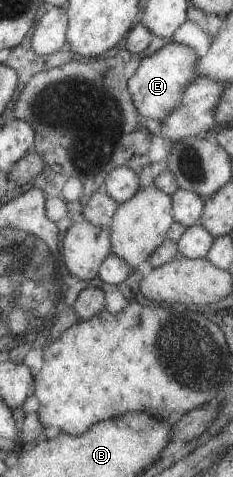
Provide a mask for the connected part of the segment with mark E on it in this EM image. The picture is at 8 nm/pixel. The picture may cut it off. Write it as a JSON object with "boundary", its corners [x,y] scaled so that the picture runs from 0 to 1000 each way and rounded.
{"boundary":[[[725,86],[657,113],[609,122],[579,151],[545,164],[545,193],[571,201],[571,218],[588,239],[622,249],[700,252],[725,235],[742,235],[785,201],[785,189],[841,166],[837,130],[854,109],[833,99]]]}

